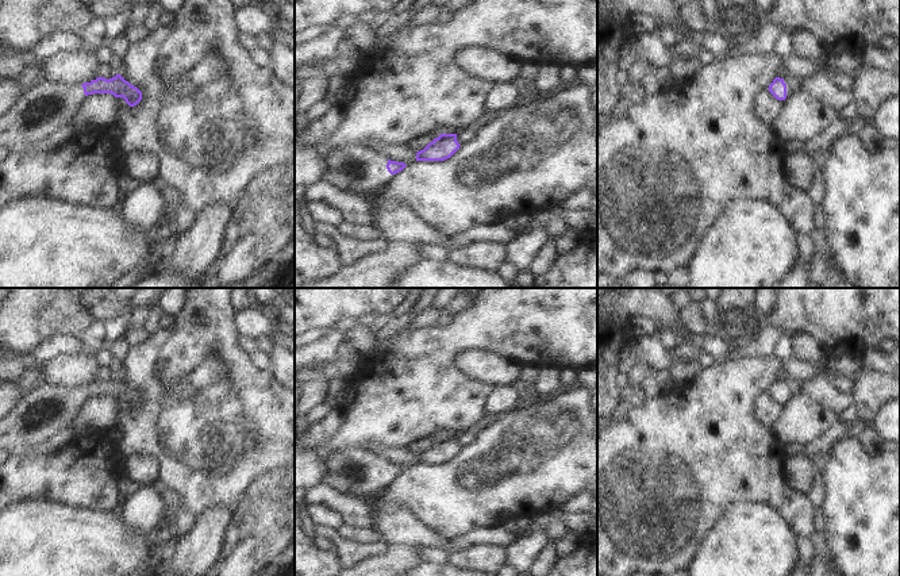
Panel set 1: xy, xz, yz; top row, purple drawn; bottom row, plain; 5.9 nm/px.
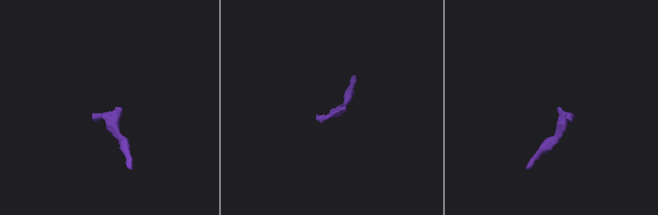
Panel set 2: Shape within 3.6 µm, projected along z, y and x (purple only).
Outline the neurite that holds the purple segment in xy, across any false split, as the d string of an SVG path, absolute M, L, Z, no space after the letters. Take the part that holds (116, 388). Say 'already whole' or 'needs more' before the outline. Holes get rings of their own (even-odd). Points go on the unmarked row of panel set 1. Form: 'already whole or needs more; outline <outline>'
needs more; outline M120 377L109 383L97 380L91 385L70 389L41 383L0 421L0 450L22 453L42 443L54 433L69 429L82 402L93 396L123 400L130 410L142 403L142 395Z

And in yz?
needs more; outline M776 380L768 392L777 403L781 403L784 406L785 402L793 395L795 391L797 389L793 381Z

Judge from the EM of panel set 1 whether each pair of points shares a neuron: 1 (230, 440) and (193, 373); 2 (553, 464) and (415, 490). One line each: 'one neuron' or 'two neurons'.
1: one neuron
2: one neuron

